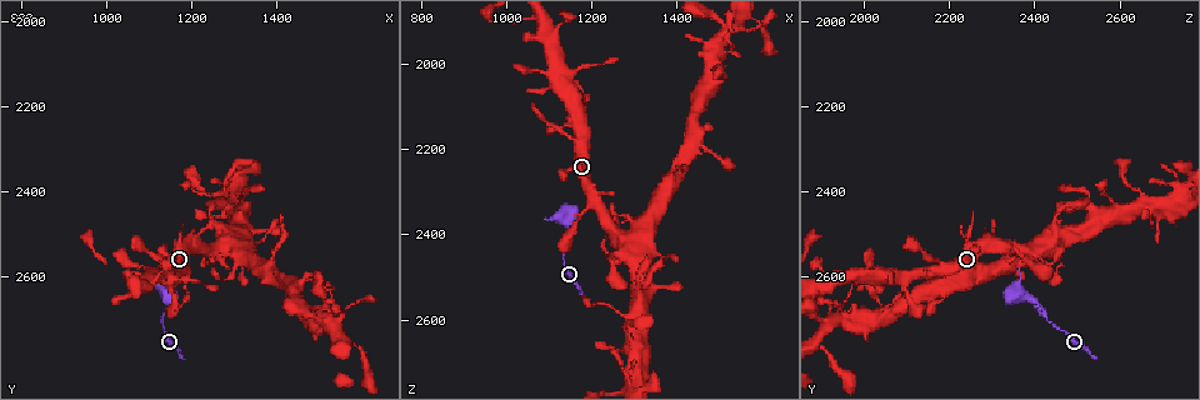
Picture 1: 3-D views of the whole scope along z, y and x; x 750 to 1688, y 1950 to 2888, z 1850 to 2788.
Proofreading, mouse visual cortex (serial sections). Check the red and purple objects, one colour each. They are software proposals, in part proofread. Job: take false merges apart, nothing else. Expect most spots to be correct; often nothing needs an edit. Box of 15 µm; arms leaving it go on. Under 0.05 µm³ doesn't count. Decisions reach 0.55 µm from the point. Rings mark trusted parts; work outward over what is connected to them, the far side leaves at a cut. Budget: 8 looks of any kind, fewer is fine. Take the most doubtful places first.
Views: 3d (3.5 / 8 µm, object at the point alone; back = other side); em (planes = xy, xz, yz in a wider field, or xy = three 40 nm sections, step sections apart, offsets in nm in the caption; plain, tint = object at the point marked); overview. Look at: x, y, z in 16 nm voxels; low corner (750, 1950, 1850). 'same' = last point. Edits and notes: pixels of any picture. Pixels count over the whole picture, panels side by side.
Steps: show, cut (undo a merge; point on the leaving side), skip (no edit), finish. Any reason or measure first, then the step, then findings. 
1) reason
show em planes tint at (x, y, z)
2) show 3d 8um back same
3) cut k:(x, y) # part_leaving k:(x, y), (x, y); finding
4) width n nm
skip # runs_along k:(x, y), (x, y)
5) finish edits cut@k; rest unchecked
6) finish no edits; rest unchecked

a narrow waist
show 3d 3.5um at (1290, 2510, 2435)

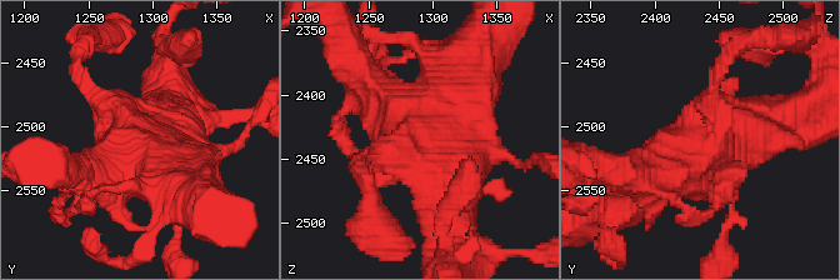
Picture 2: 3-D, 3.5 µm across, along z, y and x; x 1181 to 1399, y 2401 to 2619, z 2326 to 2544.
show em xy step 1 tint at (1284, 2512, 2434)

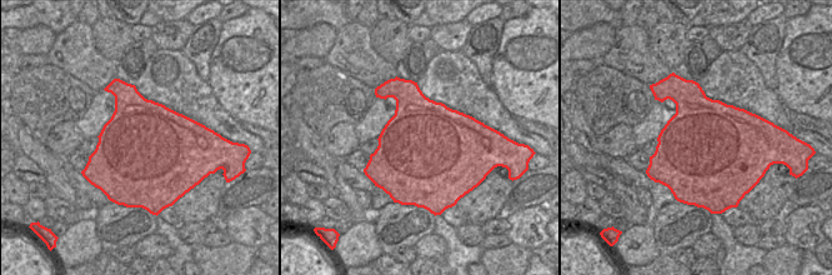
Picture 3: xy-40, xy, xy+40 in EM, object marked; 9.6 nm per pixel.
skip # runs_along 2:(76, 174), (160, 165), (191, 196); all the same cell

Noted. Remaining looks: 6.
thin arm on a thick one
show 3d 8um at (1525, 2705, 1920)

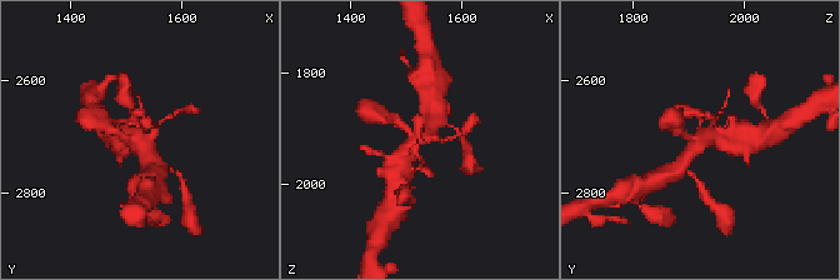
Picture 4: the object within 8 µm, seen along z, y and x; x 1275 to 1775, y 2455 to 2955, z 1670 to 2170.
show em xy step 5 tint at (1520, 2700, 1920)

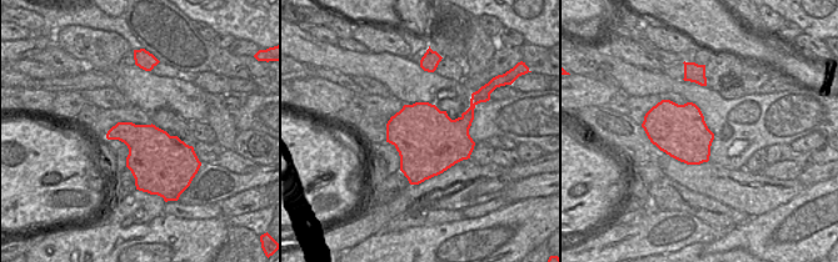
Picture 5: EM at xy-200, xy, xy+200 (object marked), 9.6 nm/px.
skip # runs_along 4:(400, 170), (411, 144), (439, 123); one cell here

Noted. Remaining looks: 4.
calibre changes
show 3d 3.5um at (1145, 2640, 2370)

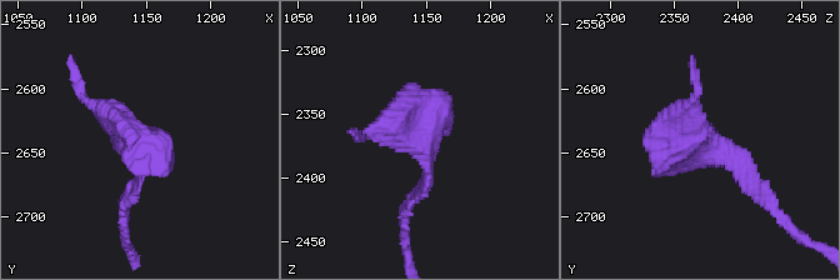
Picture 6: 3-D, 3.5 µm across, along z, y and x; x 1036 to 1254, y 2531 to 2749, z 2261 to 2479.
show em xy step 5 tint at (1142, 2640, 2372)

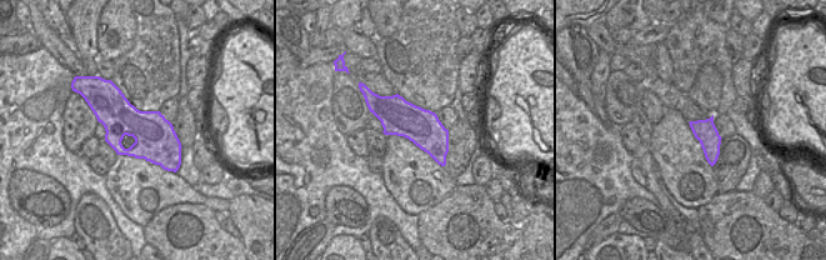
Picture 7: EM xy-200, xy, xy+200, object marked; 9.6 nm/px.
width 340 nm
skip # runs_along 6:(759, 184), (704, 138), (650, 126); all the same cell

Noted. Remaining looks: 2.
finish no edits; rest unchecked

